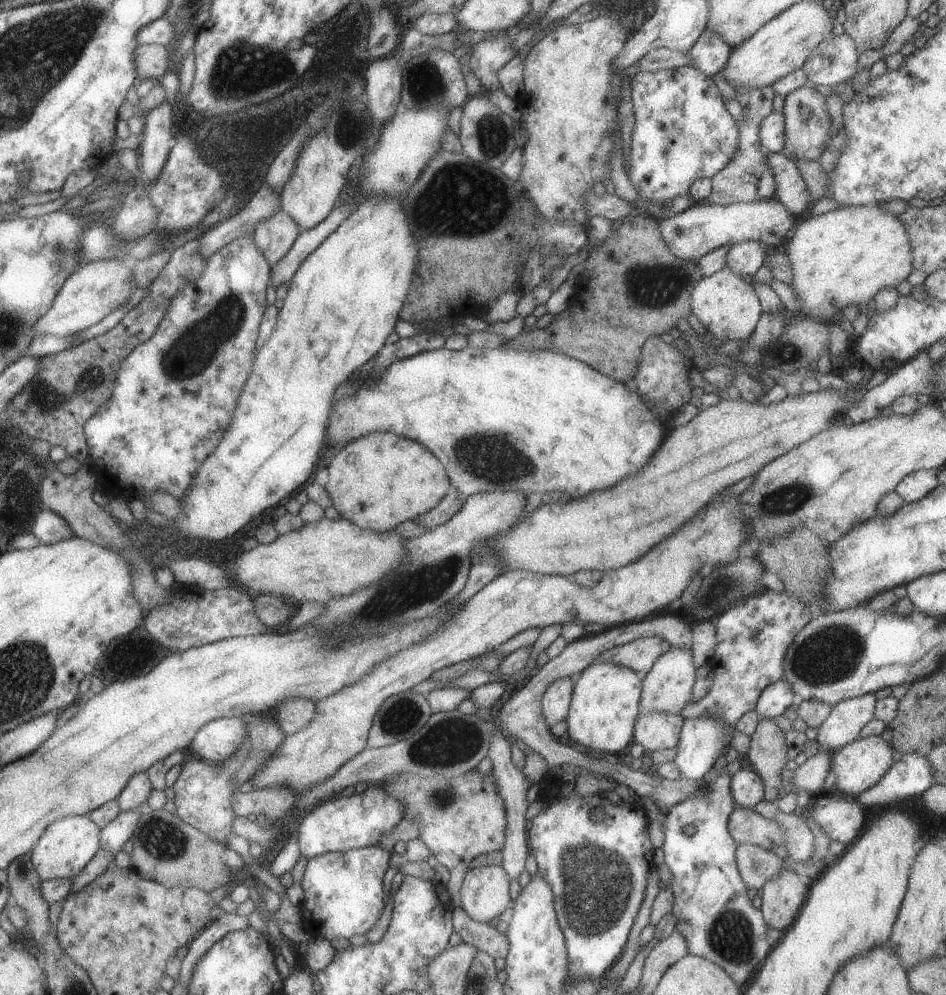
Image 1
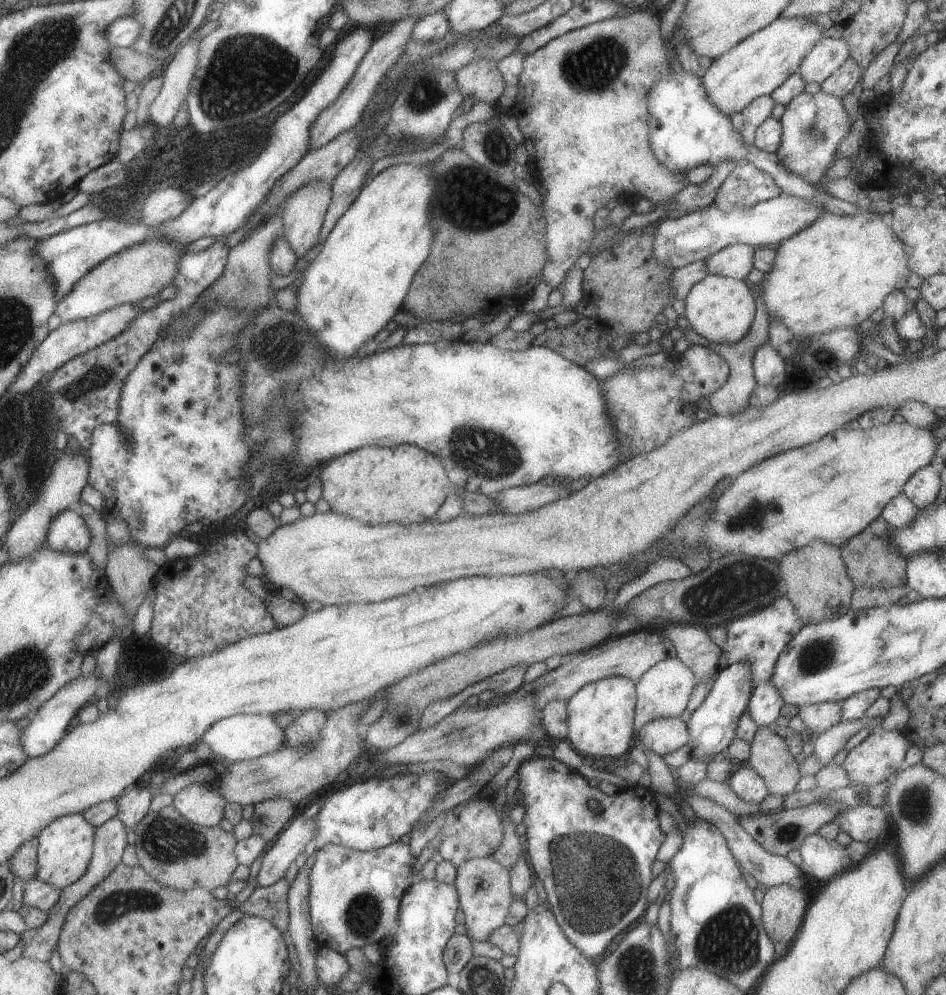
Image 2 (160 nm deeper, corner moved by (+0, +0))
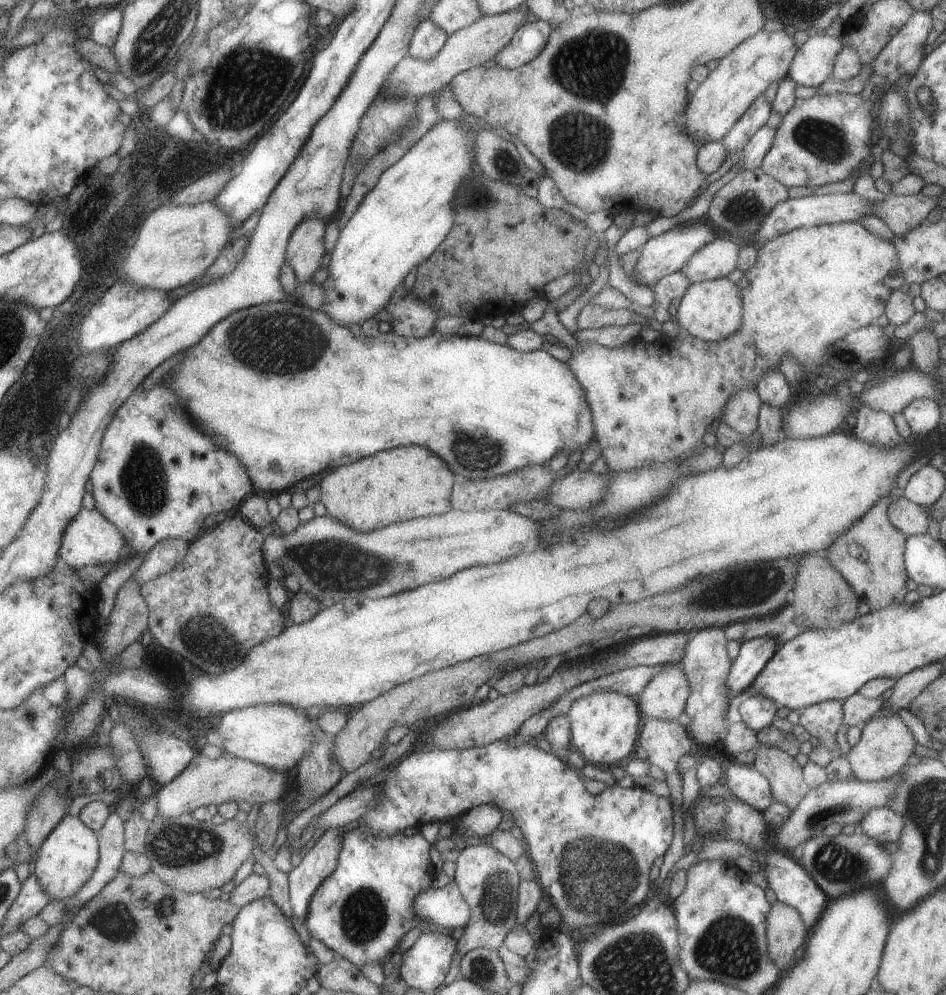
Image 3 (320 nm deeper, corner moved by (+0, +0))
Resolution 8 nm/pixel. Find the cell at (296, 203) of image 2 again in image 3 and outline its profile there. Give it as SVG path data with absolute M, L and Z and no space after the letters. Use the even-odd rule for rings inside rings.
M305 219L289 235L286 246L285 263L287 263L298 284L313 283L311 278L321 266L325 254L323 233L326 223L319 219Z

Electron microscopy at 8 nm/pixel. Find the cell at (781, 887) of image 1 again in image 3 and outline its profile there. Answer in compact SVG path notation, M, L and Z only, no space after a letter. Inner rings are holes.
M775 902L766 916L766 943L769 960L780 975L793 964L793 954L805 942L809 932L794 908Z

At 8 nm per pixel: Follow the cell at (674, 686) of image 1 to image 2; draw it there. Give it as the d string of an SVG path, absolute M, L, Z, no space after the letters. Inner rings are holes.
M677 656L656 662L646 670L635 684L636 703L633 708L633 738L636 747L645 752L650 750L643 746L639 739L639 731L650 721L679 717L687 706L691 691L694 687L692 672L678 659Z

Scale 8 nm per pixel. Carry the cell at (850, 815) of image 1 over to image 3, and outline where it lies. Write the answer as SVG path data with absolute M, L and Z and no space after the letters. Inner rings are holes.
M877 807L863 815L857 830L880 843L895 842L900 837L903 825L901 815L887 807Z

